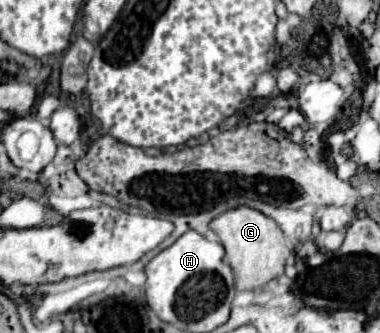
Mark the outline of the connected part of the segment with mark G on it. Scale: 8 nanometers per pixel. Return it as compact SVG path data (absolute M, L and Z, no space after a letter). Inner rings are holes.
M240 204L238 208L230 208L222 212L220 216L216 216L210 222L210 228L220 236L220 242L226 250L226 262L234 270L234 282L238 290L260 288L268 284L270 280L284 274L284 266L290 256L290 248L286 246L280 226L266 214L246 204Z

